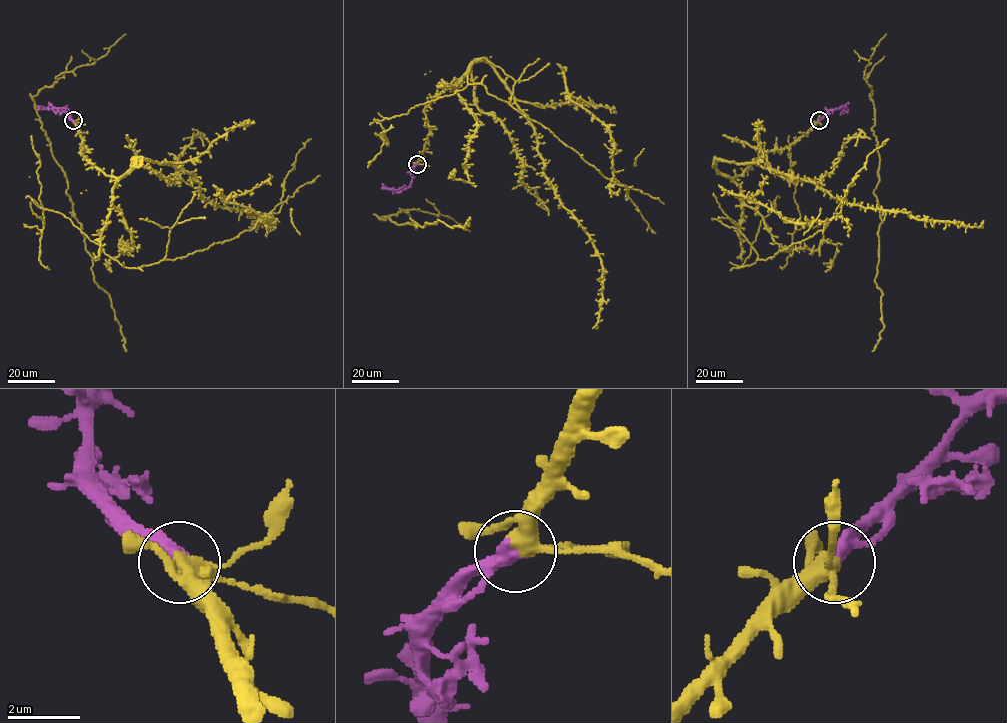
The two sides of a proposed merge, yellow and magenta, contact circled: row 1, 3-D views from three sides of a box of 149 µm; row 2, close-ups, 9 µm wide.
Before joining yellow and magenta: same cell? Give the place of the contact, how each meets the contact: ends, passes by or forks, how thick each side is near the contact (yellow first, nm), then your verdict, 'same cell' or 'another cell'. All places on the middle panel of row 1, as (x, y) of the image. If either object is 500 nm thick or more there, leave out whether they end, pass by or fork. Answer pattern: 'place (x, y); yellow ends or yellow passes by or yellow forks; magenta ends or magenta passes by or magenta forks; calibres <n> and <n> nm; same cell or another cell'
place (417, 164); yellow forks; magenta passes by; calibres 320 and 360 nm; same cell

